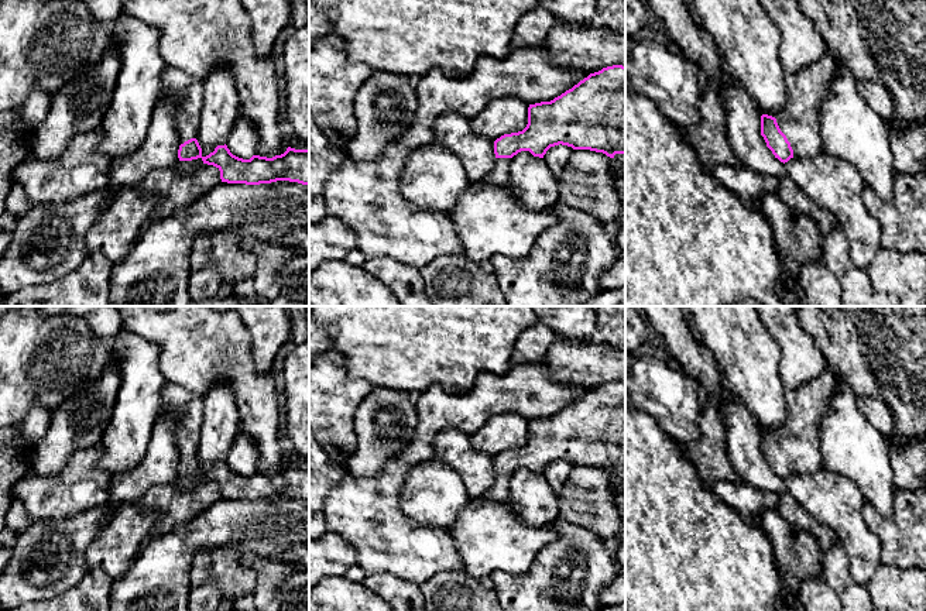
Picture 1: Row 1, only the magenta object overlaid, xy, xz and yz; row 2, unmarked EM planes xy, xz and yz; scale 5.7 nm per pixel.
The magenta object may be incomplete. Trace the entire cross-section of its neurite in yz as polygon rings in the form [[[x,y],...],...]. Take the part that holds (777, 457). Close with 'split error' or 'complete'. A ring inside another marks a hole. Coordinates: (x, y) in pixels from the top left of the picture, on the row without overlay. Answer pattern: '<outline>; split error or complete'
[[[826,370],[795,389],[785,391],[785,418],[775,432],[761,432],[761,452],[781,478],[814,473],[822,467],[819,426],[829,413],[834,374]]]; split error

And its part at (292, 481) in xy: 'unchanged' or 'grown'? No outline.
grown

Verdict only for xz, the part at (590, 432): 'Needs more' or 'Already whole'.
Needs more

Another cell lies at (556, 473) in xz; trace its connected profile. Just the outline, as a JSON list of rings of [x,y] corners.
[[[559,460],[551,463],[543,471],[546,481],[556,495],[560,492],[573,467],[572,463]]]

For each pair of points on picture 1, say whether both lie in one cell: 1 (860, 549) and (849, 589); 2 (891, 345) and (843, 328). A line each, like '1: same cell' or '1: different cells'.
1: different cells
2: same cell

